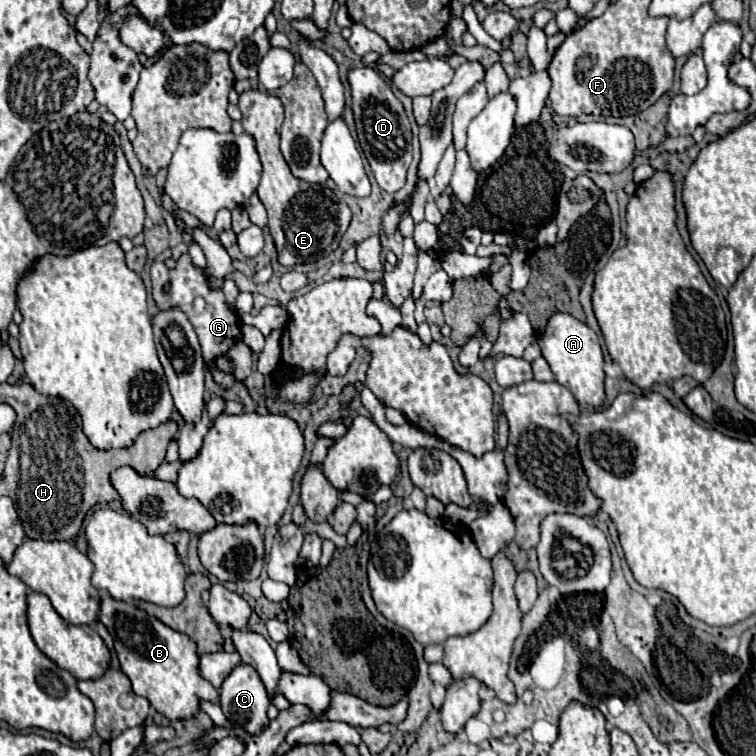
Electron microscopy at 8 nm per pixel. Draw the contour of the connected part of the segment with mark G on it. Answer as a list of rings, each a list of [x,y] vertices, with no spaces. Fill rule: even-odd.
[[[188,253],[180,255],[180,259],[176,261],[176,267],[172,271],[166,269],[166,265],[162,261],[154,261],[152,267],[150,267],[150,275],[152,275],[152,293],[154,293],[154,301],[156,301],[156,307],[162,311],[162,309],[182,309],[186,313],[186,317],[190,319],[198,339],[200,339],[200,345],[202,345],[202,357],[206,361],[206,367],[210,369],[214,381],[222,387],[222,389],[230,389],[236,385],[236,377],[232,373],[226,373],[226,371],[220,371],[216,367],[216,359],[226,355],[226,351],[236,343],[240,341],[240,317],[238,313],[226,303],[226,297],[222,293],[222,289],[214,289],[210,287],[208,283],[208,277],[204,273],[202,267],[196,267],[190,259]],[[164,283],[170,283],[170,295],[164,295],[162,293],[162,285]]]

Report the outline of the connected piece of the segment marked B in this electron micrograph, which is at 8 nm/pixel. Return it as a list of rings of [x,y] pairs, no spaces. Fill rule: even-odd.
[[[110,597],[102,599],[98,619],[108,627],[114,639],[120,669],[132,681],[134,693],[146,697],[158,713],[166,715],[170,721],[184,721],[198,715],[200,701],[218,703],[218,691],[198,673],[200,657],[188,635],[170,629],[136,605]]]

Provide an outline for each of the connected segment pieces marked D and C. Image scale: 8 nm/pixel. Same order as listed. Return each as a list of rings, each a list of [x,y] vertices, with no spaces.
[[[366,65],[356,67],[348,73],[348,81],[352,89],[352,111],[356,119],[360,147],[372,167],[376,183],[384,191],[396,193],[404,187],[406,171],[412,161],[412,133],[406,111],[392,93],[384,75],[380,75],[376,69]]]
[[[246,663],[238,665],[222,683],[220,707],[232,727],[244,729],[248,735],[262,733],[270,723],[266,715],[270,697],[254,667]]]

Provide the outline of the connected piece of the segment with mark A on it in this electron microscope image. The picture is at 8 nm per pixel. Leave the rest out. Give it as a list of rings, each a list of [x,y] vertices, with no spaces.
[[[556,313],[550,317],[546,331],[538,339],[542,357],[548,361],[556,381],[564,385],[580,403],[588,403],[594,409],[604,405],[604,355],[598,335],[582,321],[568,313]]]

